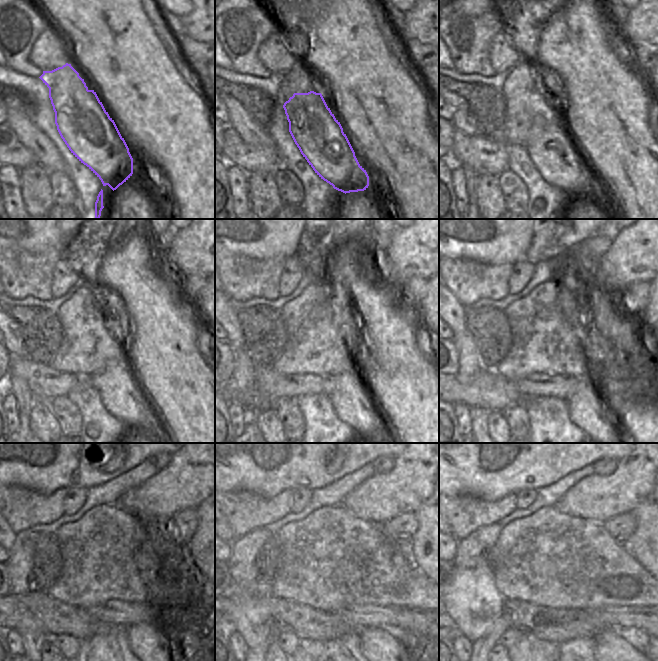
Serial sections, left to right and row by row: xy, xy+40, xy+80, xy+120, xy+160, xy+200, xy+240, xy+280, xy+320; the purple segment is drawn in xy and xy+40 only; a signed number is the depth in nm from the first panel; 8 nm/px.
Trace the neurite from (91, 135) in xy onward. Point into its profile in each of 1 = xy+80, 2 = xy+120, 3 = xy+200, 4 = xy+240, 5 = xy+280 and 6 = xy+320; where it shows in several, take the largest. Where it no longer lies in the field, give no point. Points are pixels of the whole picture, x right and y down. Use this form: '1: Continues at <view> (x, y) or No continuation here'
1: Continues at xy+80 (555, 155)
2: Continues at xy+120 (120, 393)
3: Continues at xy+200 (591, 414)
4: Continues at xy+240 (152, 646)
5: Continues at xy+280 (378, 646)
6: Continues at xy+320 (609, 646)

